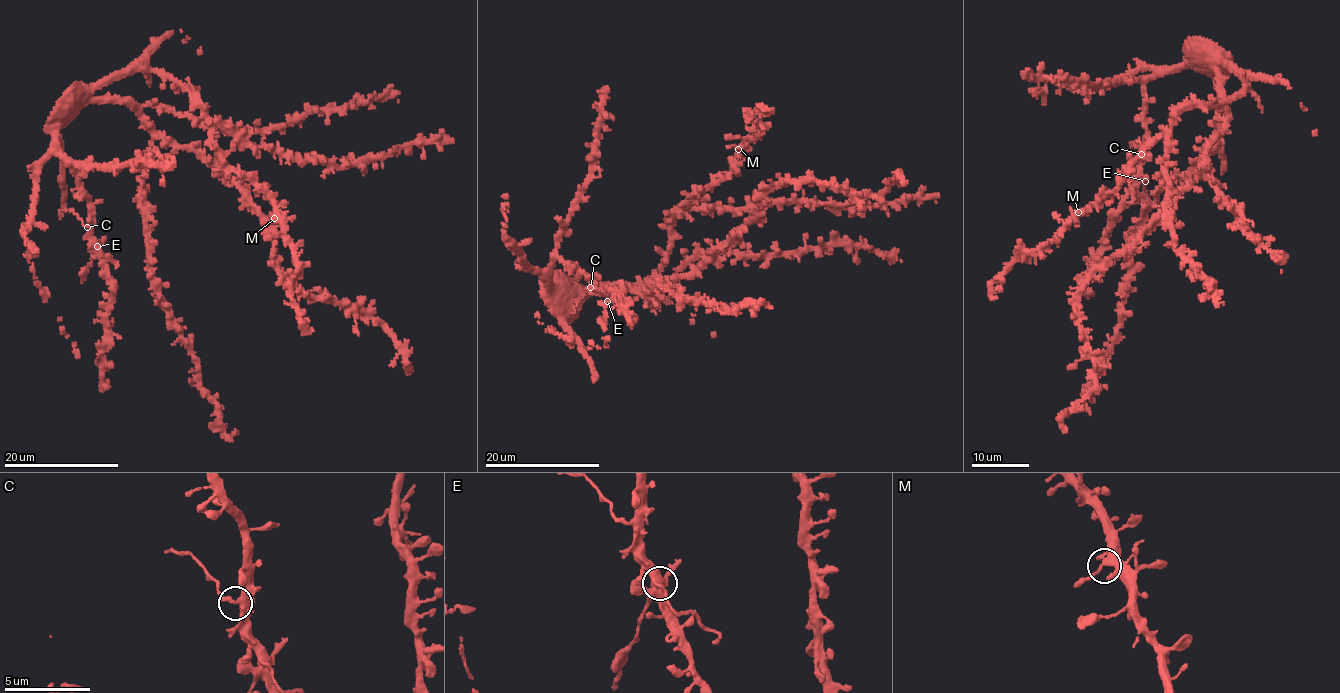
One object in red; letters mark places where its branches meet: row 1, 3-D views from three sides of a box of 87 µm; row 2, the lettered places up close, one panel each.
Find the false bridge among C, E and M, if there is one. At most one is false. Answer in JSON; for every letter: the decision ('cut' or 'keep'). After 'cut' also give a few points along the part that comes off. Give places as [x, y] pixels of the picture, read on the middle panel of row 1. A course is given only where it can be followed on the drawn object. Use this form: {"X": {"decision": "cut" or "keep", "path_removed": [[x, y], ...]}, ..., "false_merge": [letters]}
{"C": {"decision": "keep"}, "E": {"decision": "cut", "path_removed": [[608, 300], [605, 331]]}, "M": {"decision": "keep"}, "false_merge": ["E"]}

